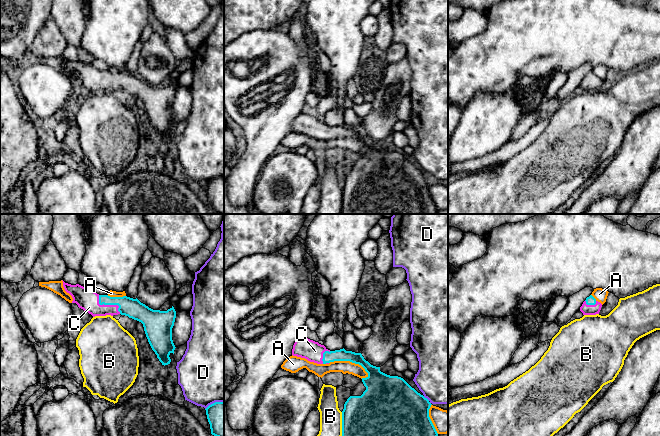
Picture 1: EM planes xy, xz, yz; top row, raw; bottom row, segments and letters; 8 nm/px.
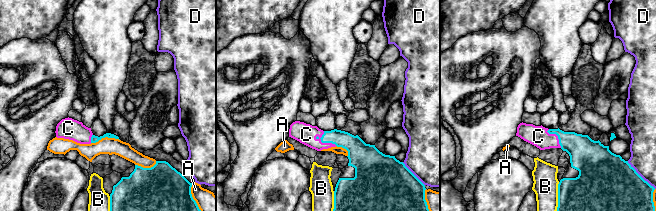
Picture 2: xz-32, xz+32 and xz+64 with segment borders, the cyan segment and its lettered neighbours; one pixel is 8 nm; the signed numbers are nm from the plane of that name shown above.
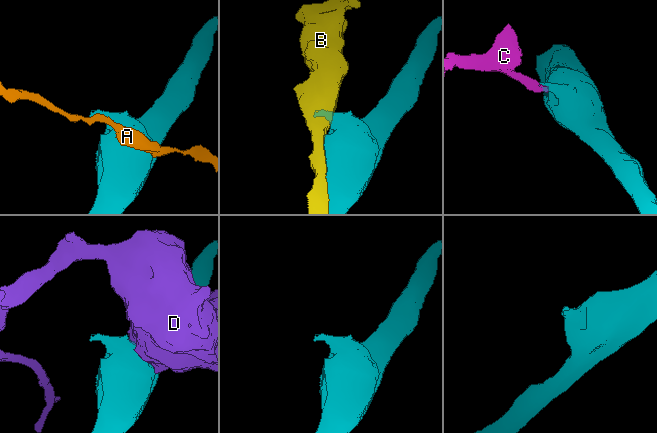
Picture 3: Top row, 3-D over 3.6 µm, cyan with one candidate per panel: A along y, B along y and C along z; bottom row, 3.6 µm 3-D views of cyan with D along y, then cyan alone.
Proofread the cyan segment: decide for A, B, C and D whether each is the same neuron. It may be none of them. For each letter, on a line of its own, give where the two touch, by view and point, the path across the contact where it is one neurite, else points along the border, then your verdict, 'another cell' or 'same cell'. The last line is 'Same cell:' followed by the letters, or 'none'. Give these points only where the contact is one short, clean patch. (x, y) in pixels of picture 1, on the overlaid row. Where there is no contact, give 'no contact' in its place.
A: contact xz (350, 361); another cell
B: contact xz (342, 424); another cell
C: contact xy (108, 304); way xy (133, 308), (125, 305), (108, 304), (94, 304), (88, 300); same cell
D: contact xz (426, 398); another cell
Same cell: C

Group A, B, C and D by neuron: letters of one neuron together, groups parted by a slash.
A / B / C / D

